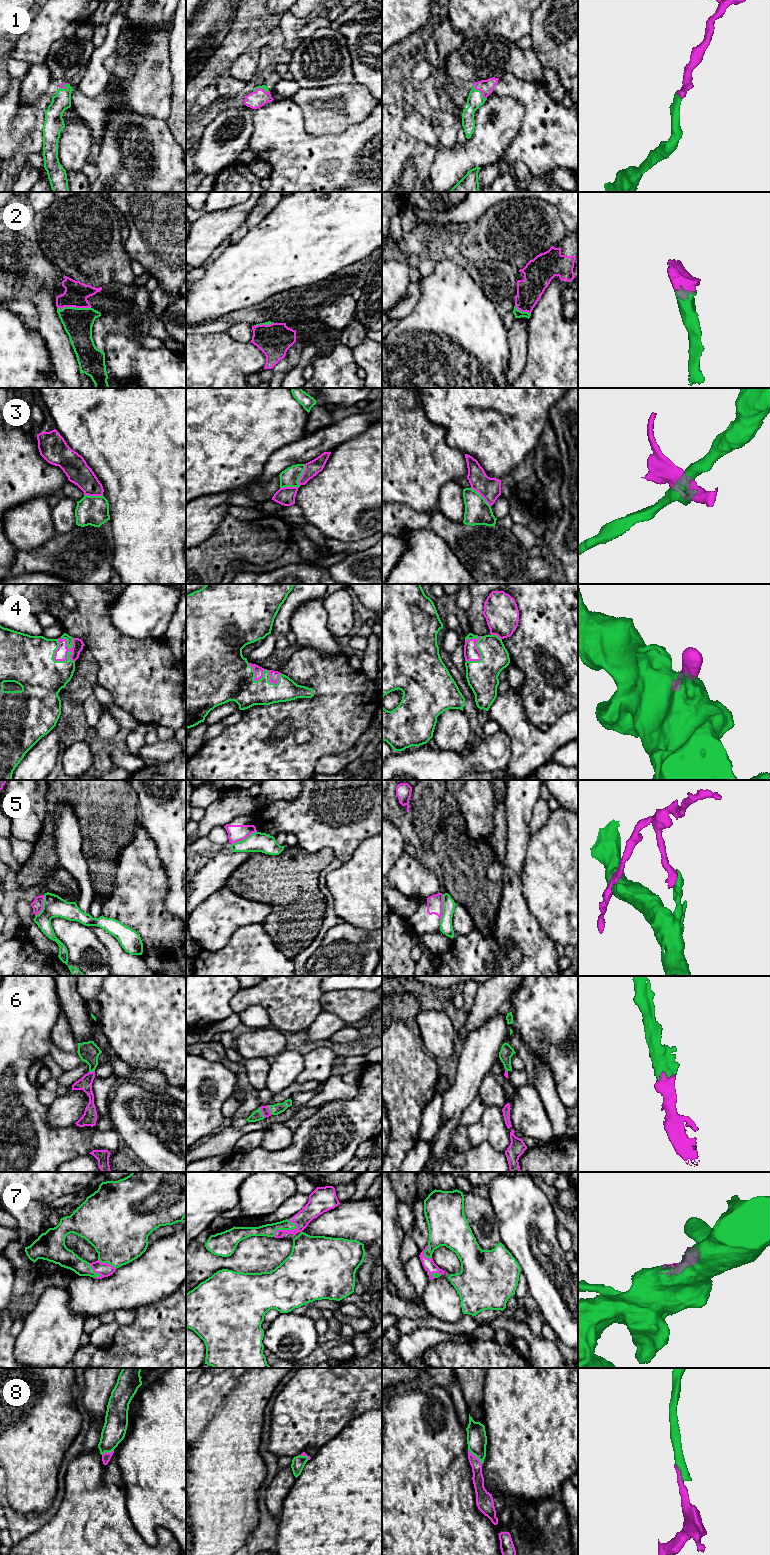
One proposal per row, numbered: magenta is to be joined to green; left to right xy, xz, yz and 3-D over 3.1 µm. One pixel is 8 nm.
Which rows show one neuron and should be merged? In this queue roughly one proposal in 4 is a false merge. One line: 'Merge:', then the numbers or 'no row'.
Merge: 1, 2, 4, 6, 7, 8

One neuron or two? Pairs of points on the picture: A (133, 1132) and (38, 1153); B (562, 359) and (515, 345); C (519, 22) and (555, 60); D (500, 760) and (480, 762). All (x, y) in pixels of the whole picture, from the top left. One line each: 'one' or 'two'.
A: two
B: two
C: two
D: one

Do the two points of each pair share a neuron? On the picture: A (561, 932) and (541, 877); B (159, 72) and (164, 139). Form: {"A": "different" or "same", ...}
{"A": "same", "B": "different"}

